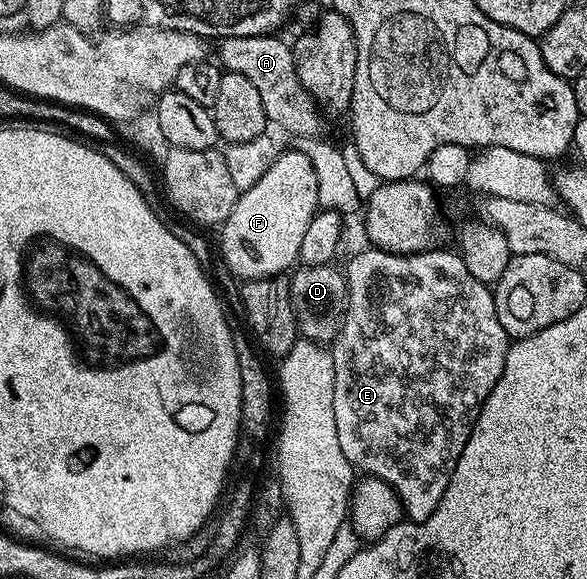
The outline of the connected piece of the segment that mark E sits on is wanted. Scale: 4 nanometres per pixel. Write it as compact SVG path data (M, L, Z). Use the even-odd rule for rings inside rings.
M446 248L421 250L418 254L392 254L386 250L368 249L359 251L350 260L349 267L343 270L345 317L341 320L341 331L331 343L335 364L335 432L339 432L339 448L343 448L343 456L347 456L354 468L362 475L386 482L397 494L404 517L410 522L422 522L439 508L439 500L443 500L443 492L447 492L451 472L455 472L455 464L459 464L459 456L469 442L481 405L495 388L499 376L503 376L511 339L503 324L499 324L493 290L467 272L467 264L463 264L460 253L453 251L452 254Z

